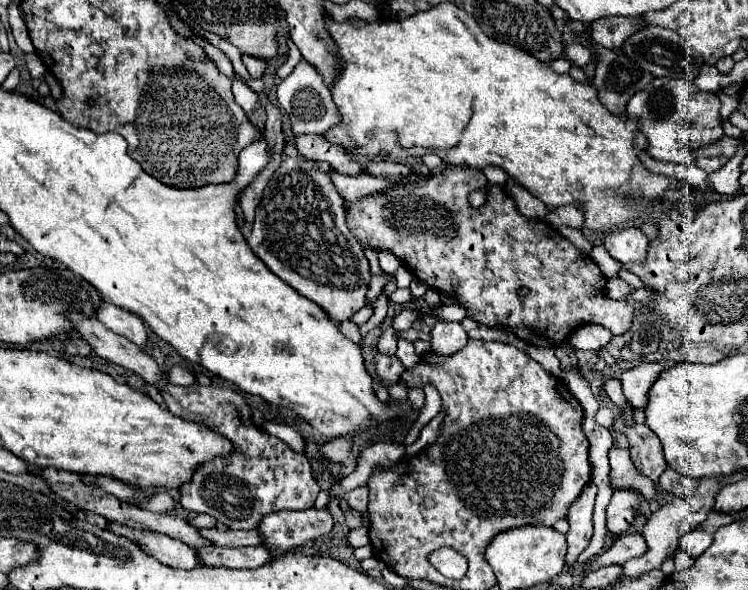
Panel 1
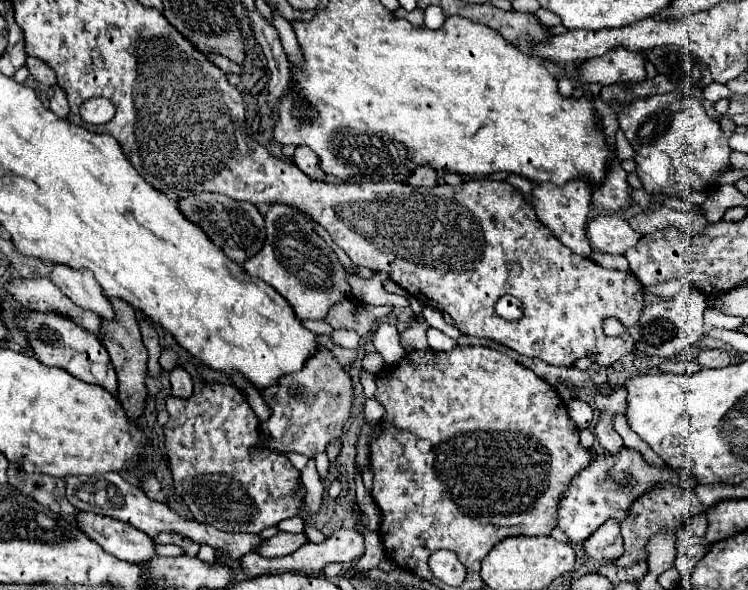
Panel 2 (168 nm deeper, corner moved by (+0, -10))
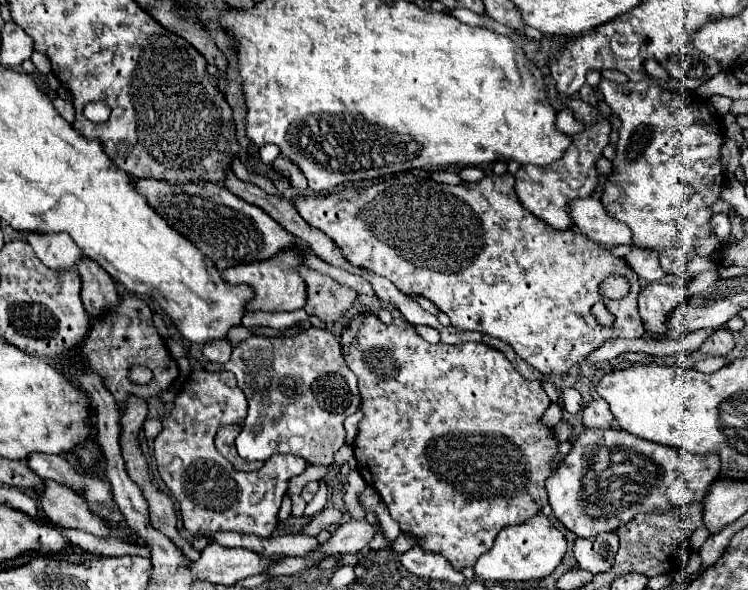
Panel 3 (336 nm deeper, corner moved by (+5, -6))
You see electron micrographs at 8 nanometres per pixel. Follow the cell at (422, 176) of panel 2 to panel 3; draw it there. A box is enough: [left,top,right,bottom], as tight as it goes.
[432,172,464,186]

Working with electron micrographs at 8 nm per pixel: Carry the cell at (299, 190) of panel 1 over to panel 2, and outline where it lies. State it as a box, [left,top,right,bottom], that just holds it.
[243,202,351,320]

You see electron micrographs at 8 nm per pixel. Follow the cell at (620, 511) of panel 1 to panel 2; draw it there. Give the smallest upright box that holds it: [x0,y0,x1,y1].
[585,520,623,560]

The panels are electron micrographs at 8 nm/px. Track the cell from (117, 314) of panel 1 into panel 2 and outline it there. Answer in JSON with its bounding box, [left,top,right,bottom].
[51,266,115,320]

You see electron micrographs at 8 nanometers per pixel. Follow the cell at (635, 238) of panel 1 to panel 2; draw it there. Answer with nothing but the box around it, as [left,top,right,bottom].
[589,216,639,256]

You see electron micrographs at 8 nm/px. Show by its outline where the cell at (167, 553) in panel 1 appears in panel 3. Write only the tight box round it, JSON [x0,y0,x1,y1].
[34,480,112,538]

